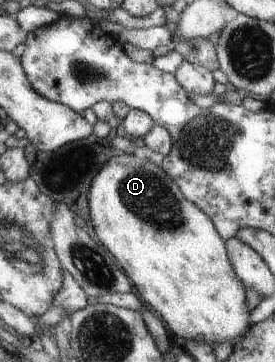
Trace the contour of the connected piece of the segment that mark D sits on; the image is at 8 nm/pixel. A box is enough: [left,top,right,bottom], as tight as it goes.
[88,153,254,345]

